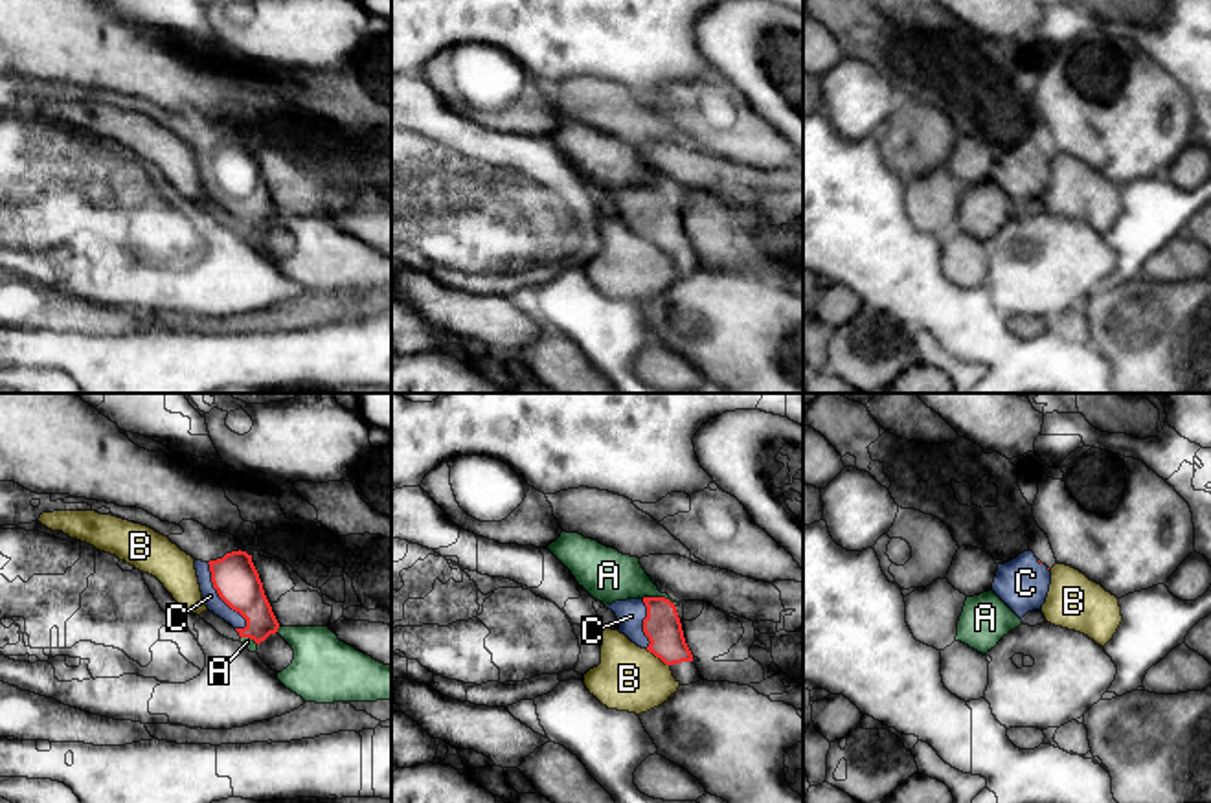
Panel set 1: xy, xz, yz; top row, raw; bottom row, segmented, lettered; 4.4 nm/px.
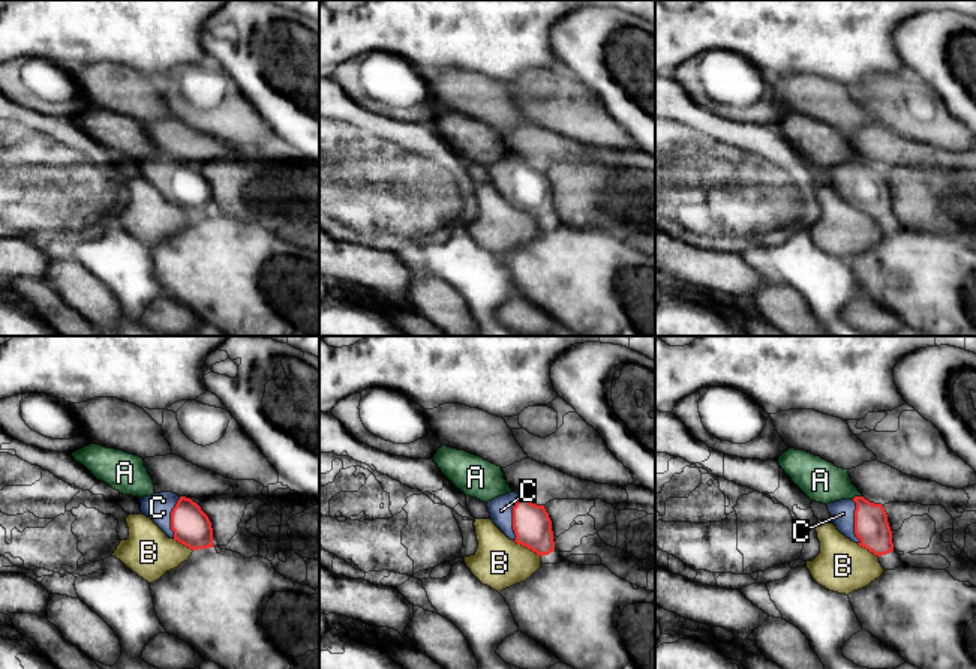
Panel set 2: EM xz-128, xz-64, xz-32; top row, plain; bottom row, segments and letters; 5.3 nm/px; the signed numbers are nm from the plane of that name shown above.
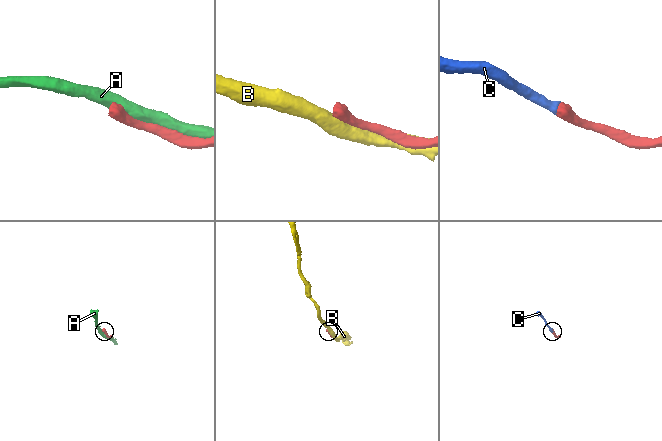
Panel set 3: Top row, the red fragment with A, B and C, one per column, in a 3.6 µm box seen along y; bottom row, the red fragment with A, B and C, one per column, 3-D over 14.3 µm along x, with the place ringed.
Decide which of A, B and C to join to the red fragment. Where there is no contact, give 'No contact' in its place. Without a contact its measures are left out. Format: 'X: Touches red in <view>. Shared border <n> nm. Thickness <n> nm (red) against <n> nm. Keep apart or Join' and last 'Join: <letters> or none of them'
A: Touches red in xz. Shared border 160 nm. Thickness 160 nm (red) against 220 nm. Keep apart
B: Touches red in xz. Shared border 130 nm. Thickness 160 nm (red) against 280 nm. Keep apart
C: Touches red in xy. Shared border 340 nm. Thickness 200 nm (red) against 70 nm. Join
Join: C

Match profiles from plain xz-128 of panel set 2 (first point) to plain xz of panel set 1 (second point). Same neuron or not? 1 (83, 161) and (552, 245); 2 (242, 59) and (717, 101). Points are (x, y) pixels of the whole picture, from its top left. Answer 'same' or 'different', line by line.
1: same
2: different

